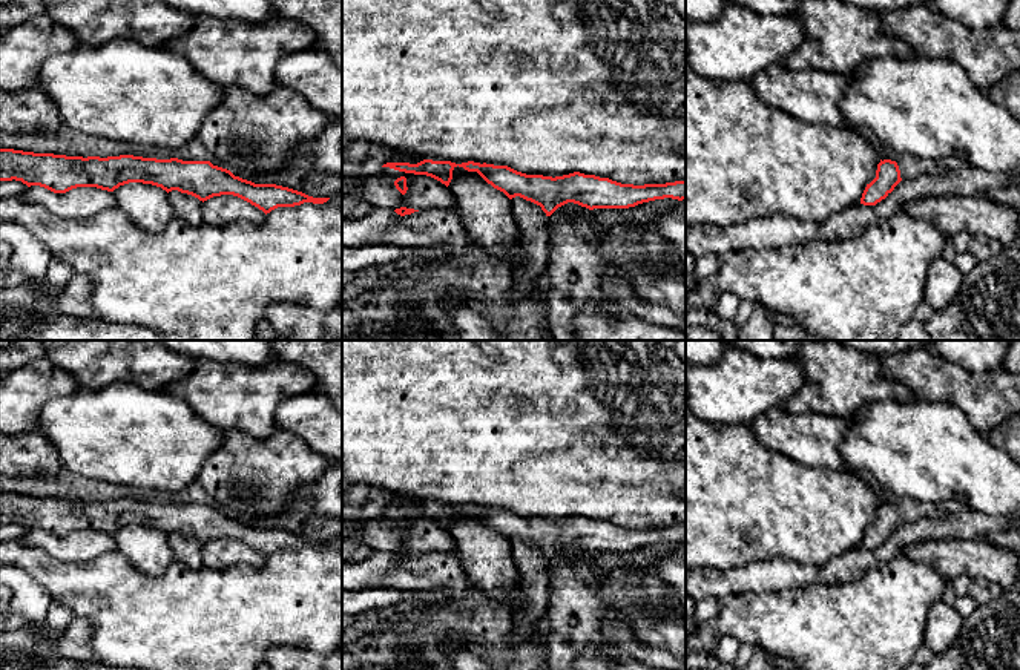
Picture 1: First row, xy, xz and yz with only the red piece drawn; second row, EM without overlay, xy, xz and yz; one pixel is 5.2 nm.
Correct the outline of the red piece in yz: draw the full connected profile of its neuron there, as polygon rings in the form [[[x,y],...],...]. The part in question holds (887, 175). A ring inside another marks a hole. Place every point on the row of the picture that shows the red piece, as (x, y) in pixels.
[[[880,159],[877,164],[876,178],[867,184],[860,204],[876,205],[885,199],[900,181],[902,178],[897,163],[891,159]]]

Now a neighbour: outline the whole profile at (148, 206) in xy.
[[[129,182],[120,186],[112,193],[115,207],[147,233],[163,232],[175,216],[169,193],[161,187]]]

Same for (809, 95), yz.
[[[770,64],[750,80],[758,97],[805,123],[854,129],[839,109],[847,77],[827,71],[790,71]]]

